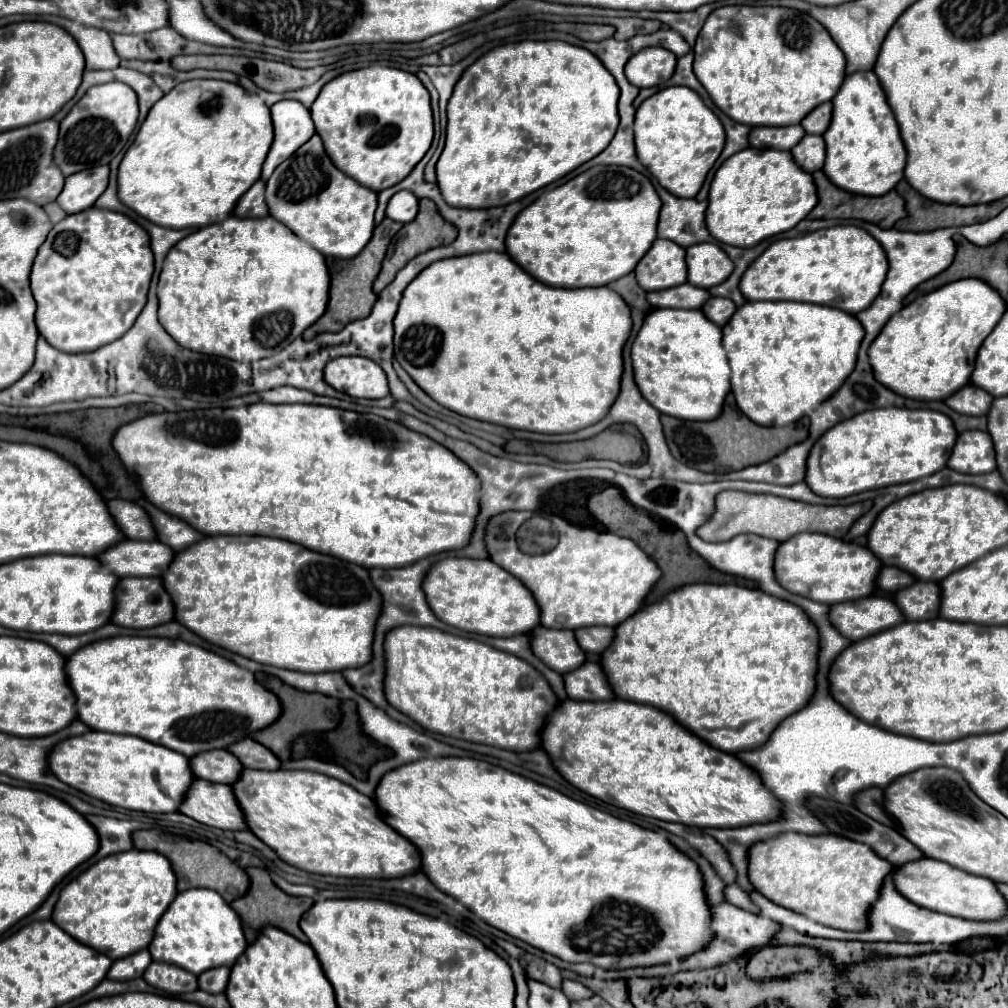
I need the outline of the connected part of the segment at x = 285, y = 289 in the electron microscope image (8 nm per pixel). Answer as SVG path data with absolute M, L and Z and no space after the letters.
M269 215L261 219L229 217L197 229L167 253L157 285L159 323L185 349L251 363L271 357L281 341L293 341L313 325L327 307L327 291L329 273L325 257L317 249L299 241Z

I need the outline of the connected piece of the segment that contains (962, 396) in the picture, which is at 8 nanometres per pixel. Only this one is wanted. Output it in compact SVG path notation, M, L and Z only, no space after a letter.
M969 383L957 393L953 393L945 403L963 415L987 415L989 403L993 403L993 397L981 387Z

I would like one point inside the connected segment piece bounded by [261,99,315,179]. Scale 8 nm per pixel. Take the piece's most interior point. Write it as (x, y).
(293, 126)

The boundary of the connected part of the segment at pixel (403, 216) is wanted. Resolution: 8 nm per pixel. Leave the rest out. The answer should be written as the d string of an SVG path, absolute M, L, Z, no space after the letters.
M399 191L389 199L385 215L399 223L409 223L417 215L417 197L411 191Z

